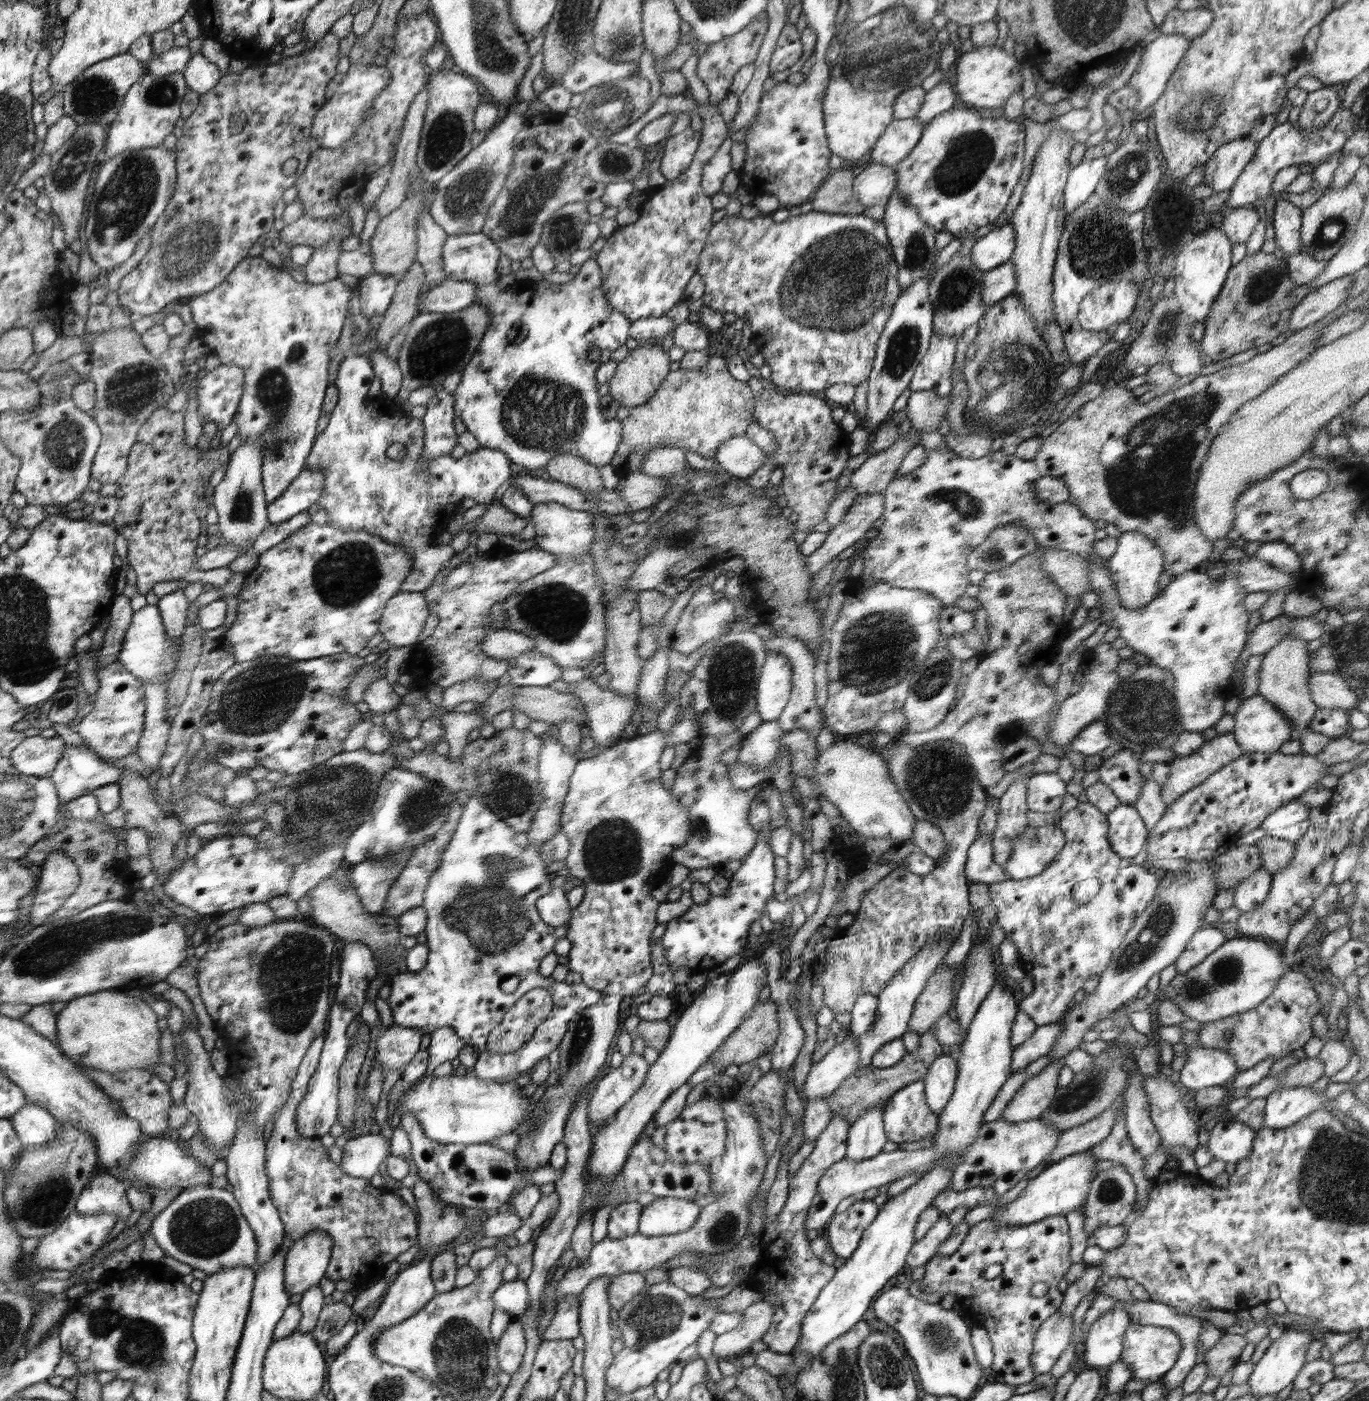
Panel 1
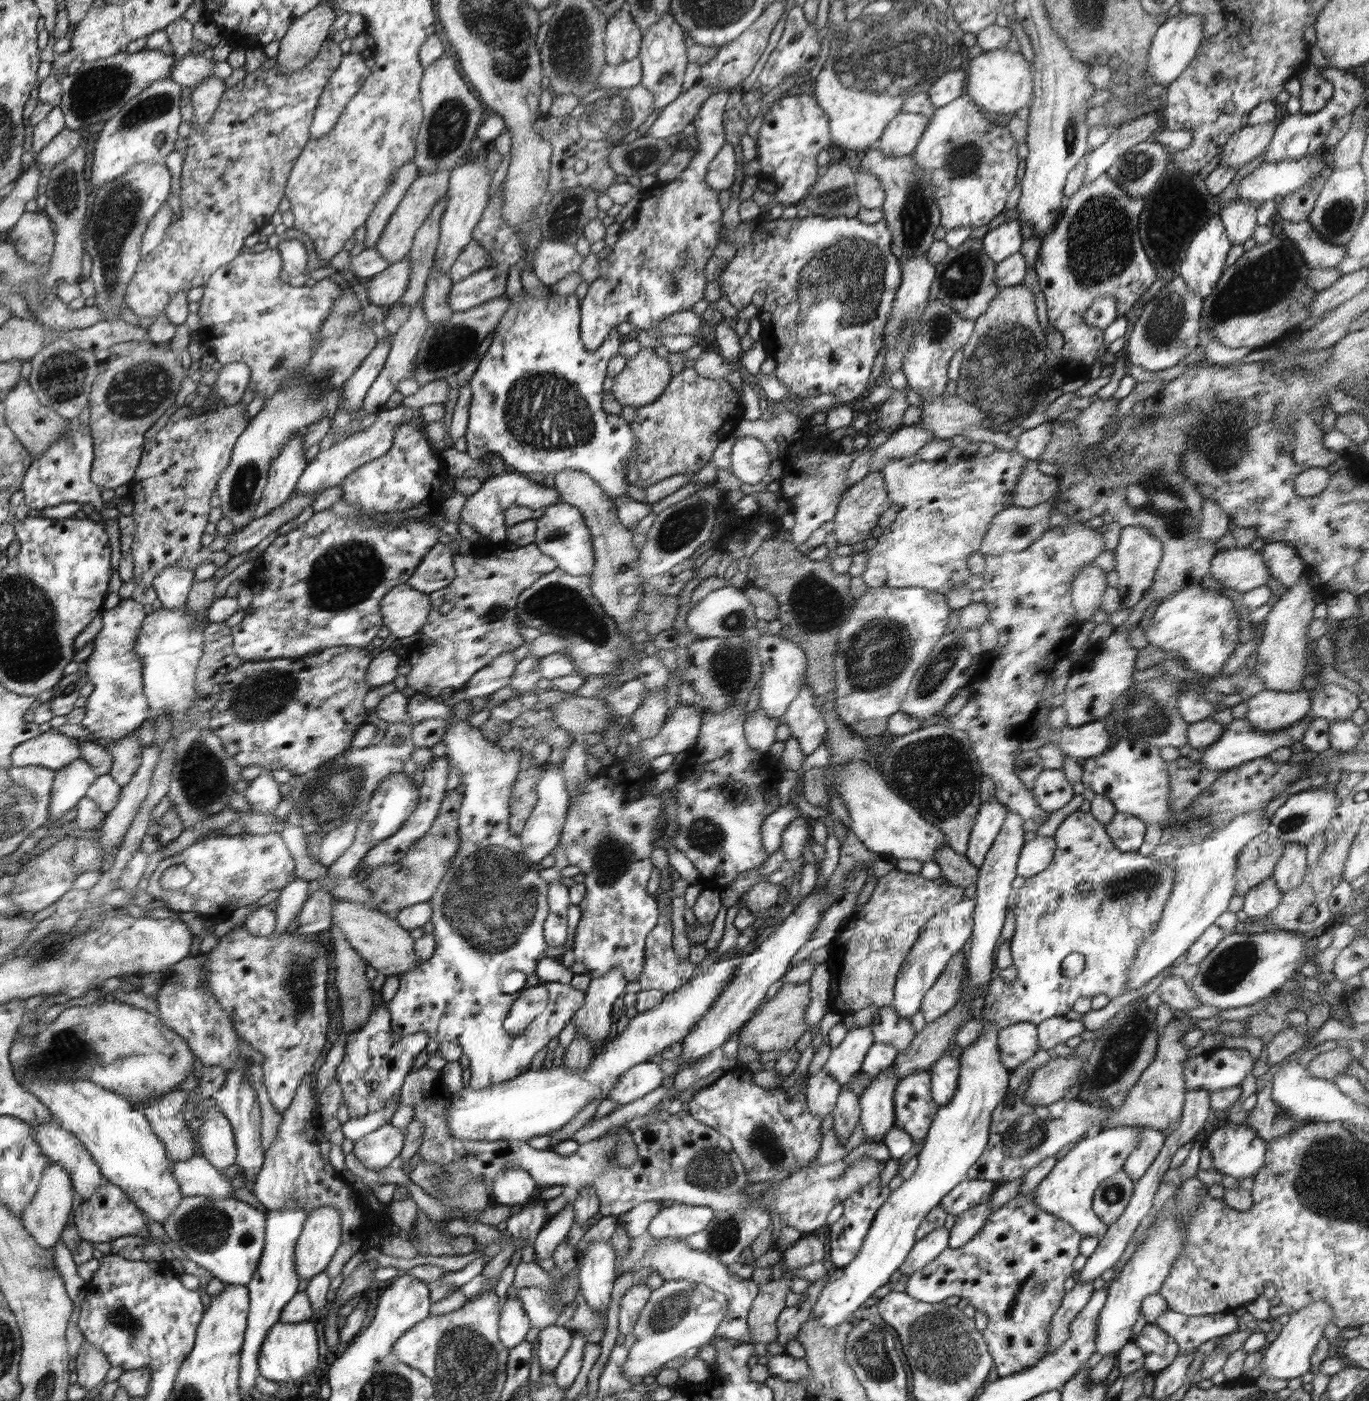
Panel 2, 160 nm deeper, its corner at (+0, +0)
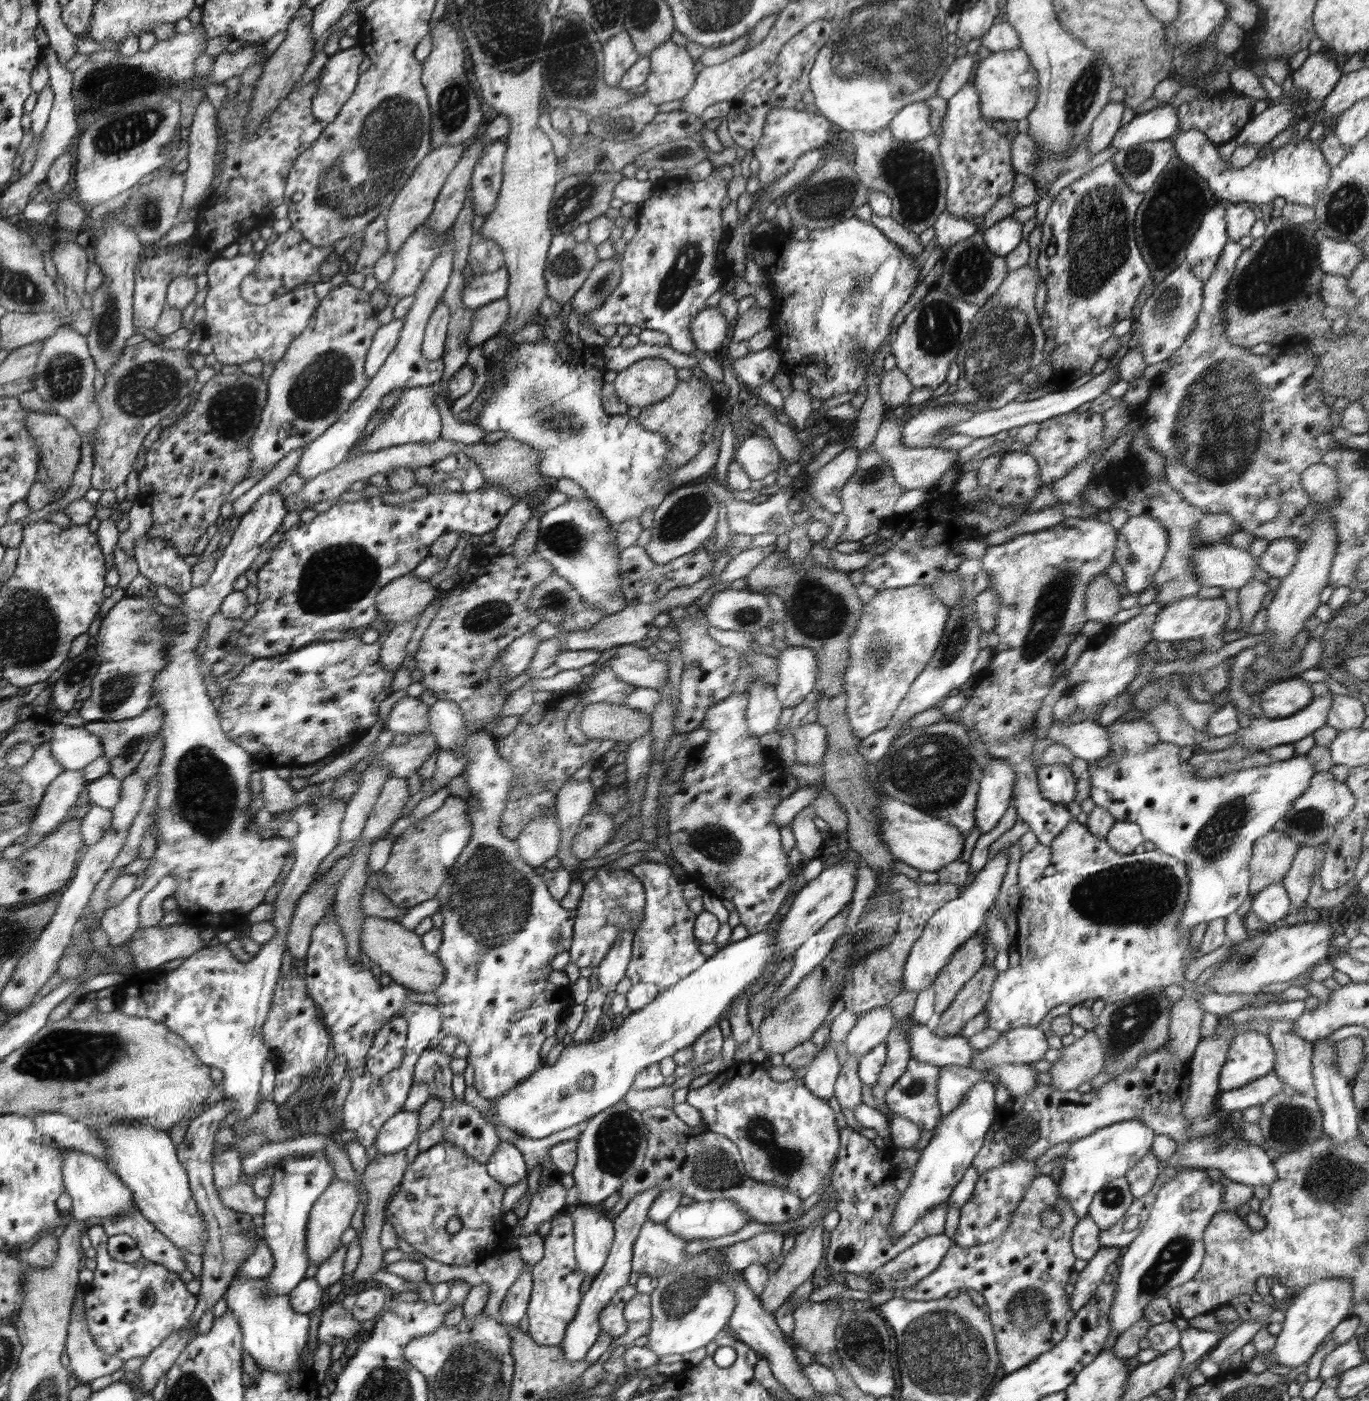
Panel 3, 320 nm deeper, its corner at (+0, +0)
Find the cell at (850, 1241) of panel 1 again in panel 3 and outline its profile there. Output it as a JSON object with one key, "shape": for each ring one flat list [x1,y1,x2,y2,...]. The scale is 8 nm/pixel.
{"shape":[[848,1125,841,1129,839,1141,838,1162,830,1175,830,1186,837,1192,835,1209,839,1212,839,1223,830,1234,830,1244,823,1256,832,1272,869,1275,917,1242,944,1234,947,1204,936,1206,932,1212,921,1216,902,1236,893,1237,889,1226,901,1193,894,1185,898,1173,891,1168,888,1154,876,1148,872,1139]]}

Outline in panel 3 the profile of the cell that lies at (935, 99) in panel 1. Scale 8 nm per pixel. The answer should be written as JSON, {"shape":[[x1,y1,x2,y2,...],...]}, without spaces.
{"shape":[[967,53,964,57,956,58,941,78,936,96,944,98,946,101,953,98,968,84,967,81,968,78,972,78,972,72,974,72,972,54]]}

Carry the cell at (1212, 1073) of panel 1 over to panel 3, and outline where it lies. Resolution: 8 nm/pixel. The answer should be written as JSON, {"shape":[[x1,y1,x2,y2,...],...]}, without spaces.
{"shape":[[1247,1031,1232,1040,1218,1077,1219,1091,1241,1088,1274,1071,1276,1052,1267,1036]]}

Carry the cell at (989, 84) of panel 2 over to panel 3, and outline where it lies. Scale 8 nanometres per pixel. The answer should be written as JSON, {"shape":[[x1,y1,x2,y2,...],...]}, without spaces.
{"shape":[[1024,50,991,53,974,70,974,86,979,94,982,117,996,126,1005,121,1020,121,1030,115,1038,101,1037,72]]}

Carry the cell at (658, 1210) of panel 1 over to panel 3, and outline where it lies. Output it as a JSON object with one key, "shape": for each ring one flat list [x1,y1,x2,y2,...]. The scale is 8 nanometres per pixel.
{"shape":[[726,1197,680,1205,665,1220,666,1228,685,1241,720,1238,738,1232,751,1218]]}

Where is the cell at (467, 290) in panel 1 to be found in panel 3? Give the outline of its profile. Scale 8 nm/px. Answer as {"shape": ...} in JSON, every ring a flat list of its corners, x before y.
{"shape":[[506,267,496,272,471,276,462,289,464,306,476,310,485,304,505,298,509,287,509,274]]}

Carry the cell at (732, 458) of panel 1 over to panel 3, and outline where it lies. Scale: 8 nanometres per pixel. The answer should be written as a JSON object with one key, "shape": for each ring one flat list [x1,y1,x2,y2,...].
{"shape":[[757,433,736,445,733,460,742,465,753,482,760,482,767,474,780,471,780,455,770,438]]}

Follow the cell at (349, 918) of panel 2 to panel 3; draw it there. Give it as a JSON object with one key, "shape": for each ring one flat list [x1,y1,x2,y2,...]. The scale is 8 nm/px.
{"shape":[[366,916,361,928,361,944,371,962,378,964,393,982,414,992,434,993,445,982,445,966,439,957,427,951,421,936,396,921]]}

